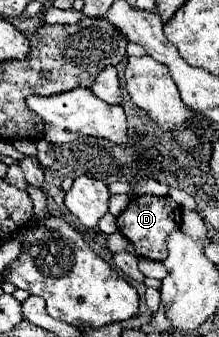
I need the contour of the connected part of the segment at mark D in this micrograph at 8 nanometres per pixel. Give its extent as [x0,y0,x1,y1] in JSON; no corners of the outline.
[118,195,182,261]

